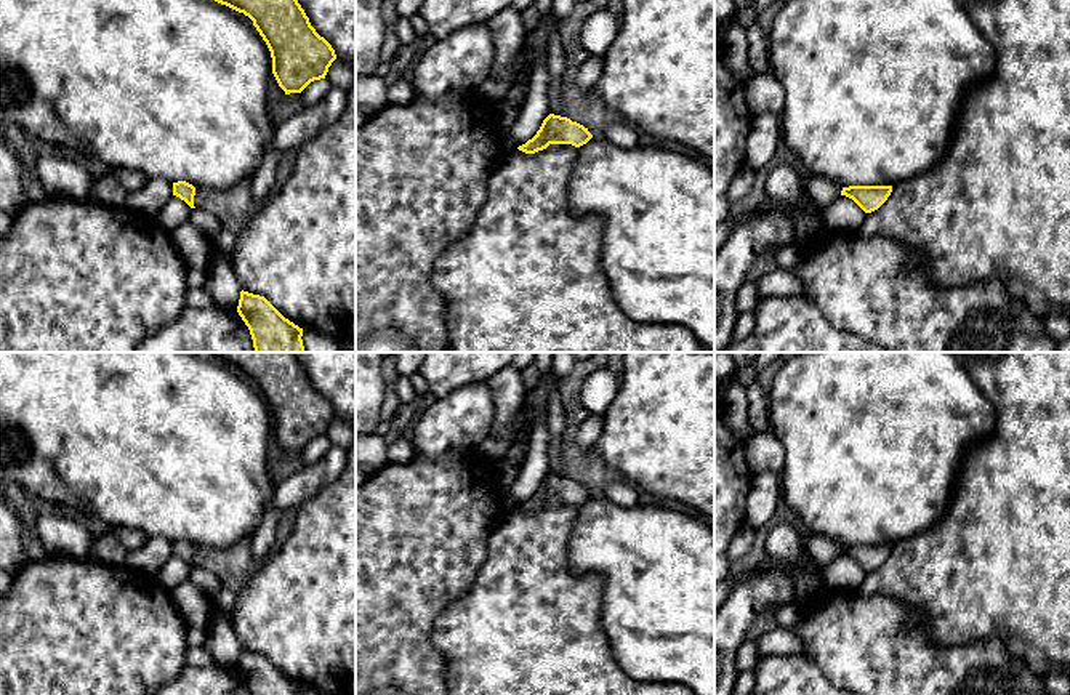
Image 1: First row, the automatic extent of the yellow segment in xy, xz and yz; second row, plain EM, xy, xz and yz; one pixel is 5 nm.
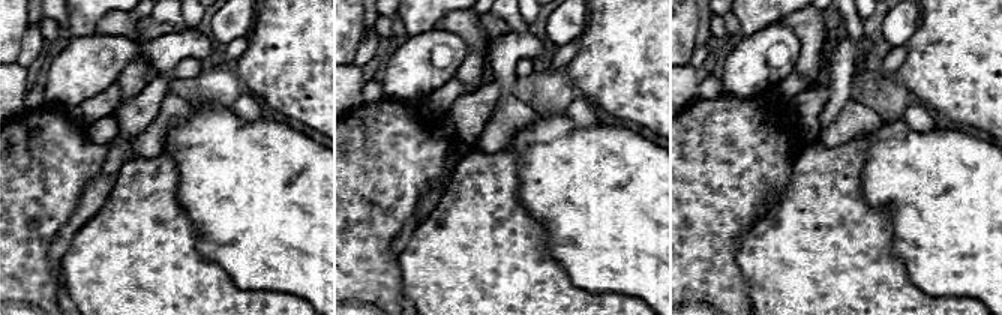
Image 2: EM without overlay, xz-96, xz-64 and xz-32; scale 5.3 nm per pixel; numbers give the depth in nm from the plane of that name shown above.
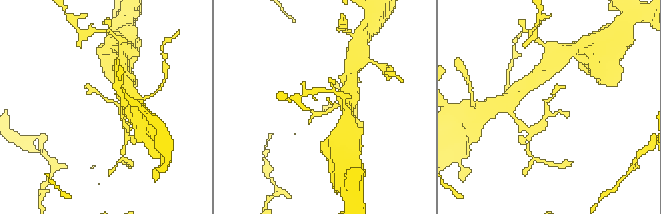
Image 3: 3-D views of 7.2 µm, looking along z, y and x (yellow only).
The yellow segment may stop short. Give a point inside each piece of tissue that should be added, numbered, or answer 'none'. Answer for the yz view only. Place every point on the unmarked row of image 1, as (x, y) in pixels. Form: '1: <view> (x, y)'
none

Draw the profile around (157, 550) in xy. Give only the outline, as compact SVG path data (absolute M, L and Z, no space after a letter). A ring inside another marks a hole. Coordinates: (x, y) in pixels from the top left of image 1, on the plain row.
M149 536L146 544L128 551L127 564L133 568L155 576L160 567L173 556L173 541L165 536Z

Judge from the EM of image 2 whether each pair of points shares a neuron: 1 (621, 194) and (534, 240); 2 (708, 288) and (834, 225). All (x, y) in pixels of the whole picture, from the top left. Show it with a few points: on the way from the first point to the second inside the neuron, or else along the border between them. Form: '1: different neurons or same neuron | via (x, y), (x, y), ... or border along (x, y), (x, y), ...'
1: different neurons | border along (525, 206), (548, 236), (548, 252), (563, 266)
2: different neurons | border along (743, 236), (737, 263), (750, 299)

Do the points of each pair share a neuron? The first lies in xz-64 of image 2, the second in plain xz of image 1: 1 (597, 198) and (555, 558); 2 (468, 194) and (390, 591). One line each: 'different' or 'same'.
1: different
2: different

